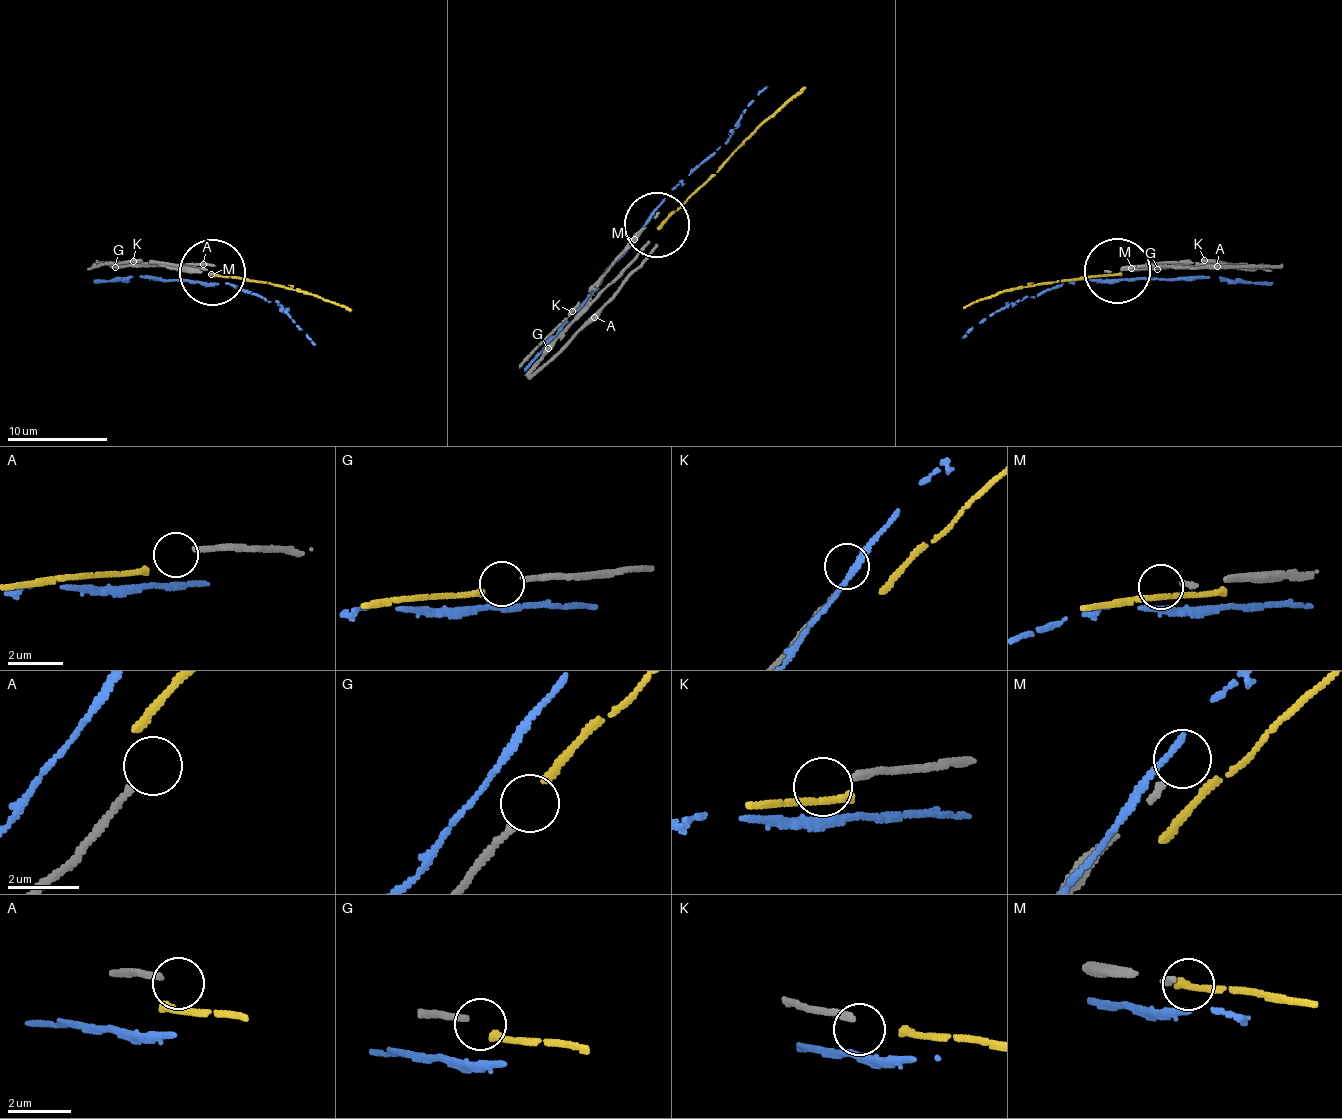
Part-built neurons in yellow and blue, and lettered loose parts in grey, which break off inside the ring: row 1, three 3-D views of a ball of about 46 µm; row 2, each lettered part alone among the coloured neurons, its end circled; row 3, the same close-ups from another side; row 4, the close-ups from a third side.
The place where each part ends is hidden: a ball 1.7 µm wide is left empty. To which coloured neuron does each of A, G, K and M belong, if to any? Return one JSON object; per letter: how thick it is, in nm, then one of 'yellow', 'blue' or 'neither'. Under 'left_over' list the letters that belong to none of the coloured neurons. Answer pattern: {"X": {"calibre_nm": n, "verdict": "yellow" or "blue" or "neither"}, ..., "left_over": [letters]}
{"A": {"calibre_nm": 200, "verdict": "neither"}, "G": {"calibre_nm": 180, "verdict": "neither"}, "K": {"calibre_nm": 170, "verdict": "neither"}, "M": {"calibre_nm": 160, "verdict": "neither"}, "left_over": ["A", "G", "K", "M"]}

